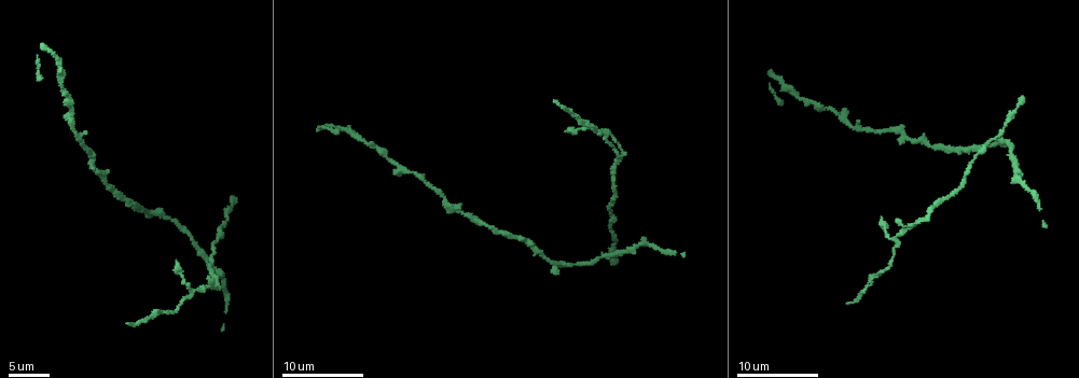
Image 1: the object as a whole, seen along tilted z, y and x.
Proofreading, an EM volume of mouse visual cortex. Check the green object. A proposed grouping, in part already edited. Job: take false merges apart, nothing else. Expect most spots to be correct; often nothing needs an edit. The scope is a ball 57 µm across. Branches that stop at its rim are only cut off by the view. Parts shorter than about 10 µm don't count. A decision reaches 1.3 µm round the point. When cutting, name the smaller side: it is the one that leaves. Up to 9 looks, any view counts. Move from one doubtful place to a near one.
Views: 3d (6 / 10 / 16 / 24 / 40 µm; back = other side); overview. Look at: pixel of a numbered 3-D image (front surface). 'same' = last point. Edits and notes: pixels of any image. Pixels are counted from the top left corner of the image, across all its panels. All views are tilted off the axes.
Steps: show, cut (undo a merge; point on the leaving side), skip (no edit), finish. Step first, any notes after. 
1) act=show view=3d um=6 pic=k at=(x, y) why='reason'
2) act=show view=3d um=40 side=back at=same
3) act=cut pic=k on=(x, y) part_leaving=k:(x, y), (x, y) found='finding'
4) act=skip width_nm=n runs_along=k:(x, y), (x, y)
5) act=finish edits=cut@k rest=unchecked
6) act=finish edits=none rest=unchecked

act=show view=3d um=16 pic=1 at=(1014, 156)

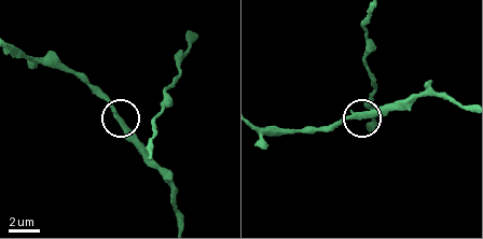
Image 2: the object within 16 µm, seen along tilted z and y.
act=skip width_nm=350 runs_along=2:(278, 129), (323, 130), (350, 117), (405, 109) found='one neuron here'

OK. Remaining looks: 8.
act=show view=3d um=10 pic=1 at=(930, 215) why='calibre changes'

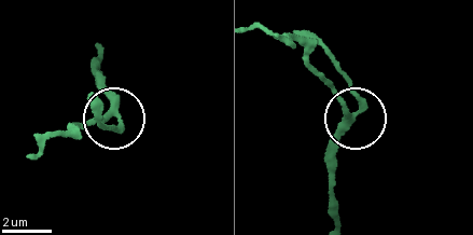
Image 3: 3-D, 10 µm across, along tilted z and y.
act=skip found='all the same neuron'

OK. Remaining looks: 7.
act=show view=3d um=16 pic=1 at=(190, 294) why='calibre changes'

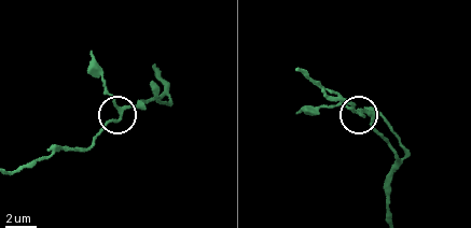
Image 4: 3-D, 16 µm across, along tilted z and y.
act=show view=3d um=16 side=back pic=4 at=(118, 114) why='other side'

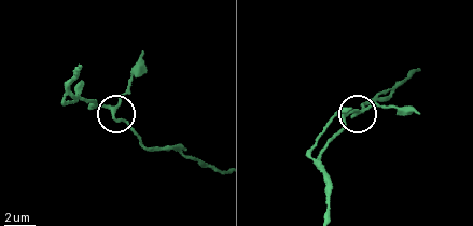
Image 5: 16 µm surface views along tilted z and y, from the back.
act=skip found='continuous, no second neuron'

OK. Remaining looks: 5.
act=show view=3d um=16 pic=1 at=(161, 216)

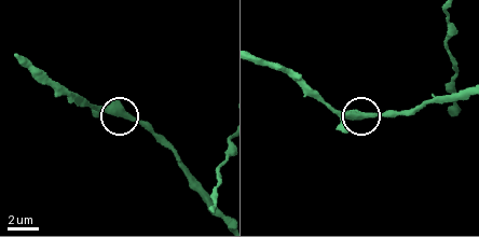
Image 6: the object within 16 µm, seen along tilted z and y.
act=skip side_arm_um=43 found='one neuron here'

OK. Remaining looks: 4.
act=finish edits=none rest=unchecked

